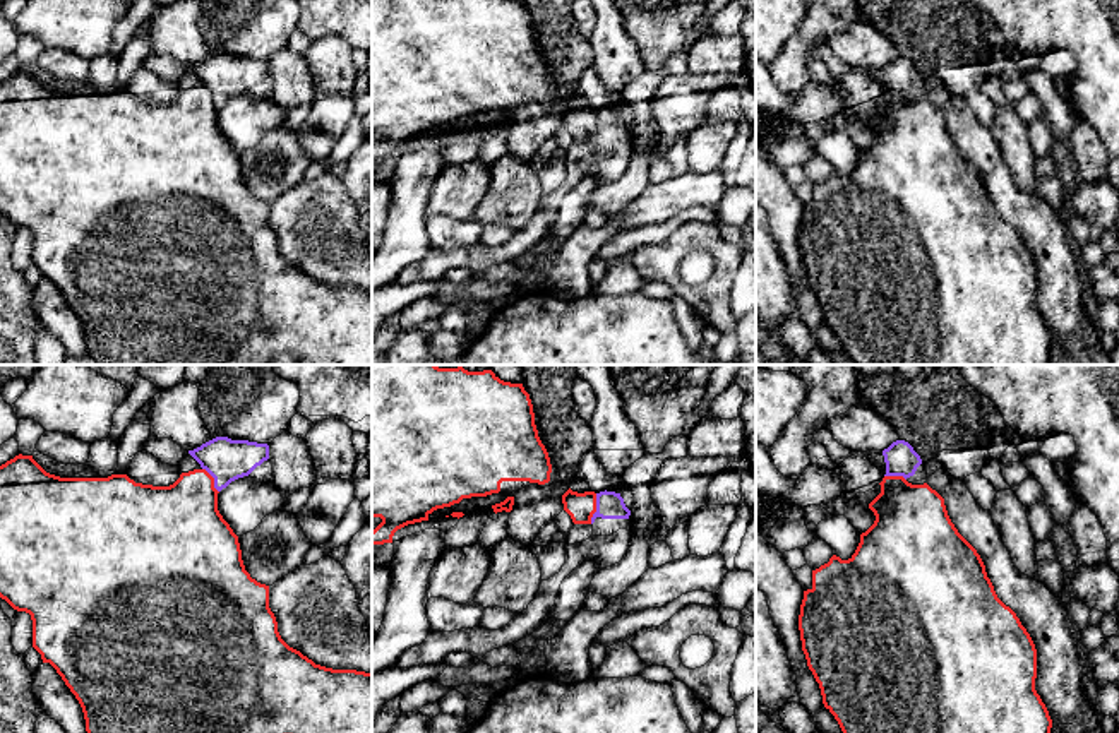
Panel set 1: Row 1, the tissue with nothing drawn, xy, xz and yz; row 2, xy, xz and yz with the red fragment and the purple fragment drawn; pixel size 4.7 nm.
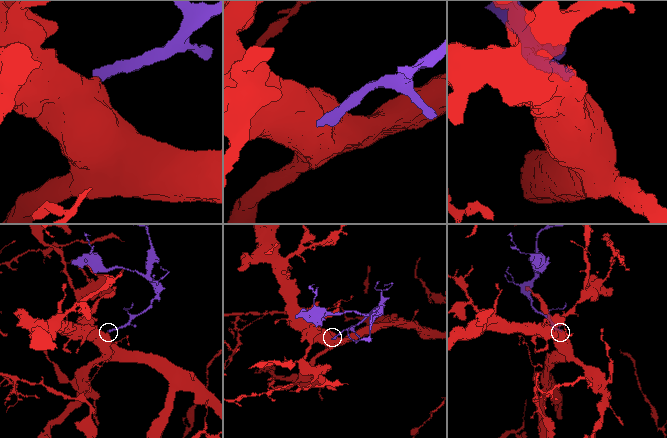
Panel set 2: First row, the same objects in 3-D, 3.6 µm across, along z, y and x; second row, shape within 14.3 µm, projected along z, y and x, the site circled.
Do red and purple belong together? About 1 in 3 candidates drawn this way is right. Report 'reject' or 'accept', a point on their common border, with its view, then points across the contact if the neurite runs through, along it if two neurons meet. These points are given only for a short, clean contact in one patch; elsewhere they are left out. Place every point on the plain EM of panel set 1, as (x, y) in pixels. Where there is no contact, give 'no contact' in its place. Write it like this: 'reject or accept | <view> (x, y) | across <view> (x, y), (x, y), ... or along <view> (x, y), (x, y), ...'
reject | xz (595, 125) | along xz (597, 110), (597, 127), (590, 139)

